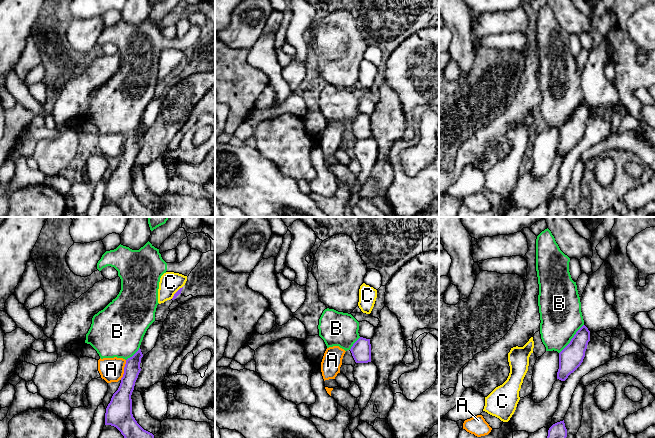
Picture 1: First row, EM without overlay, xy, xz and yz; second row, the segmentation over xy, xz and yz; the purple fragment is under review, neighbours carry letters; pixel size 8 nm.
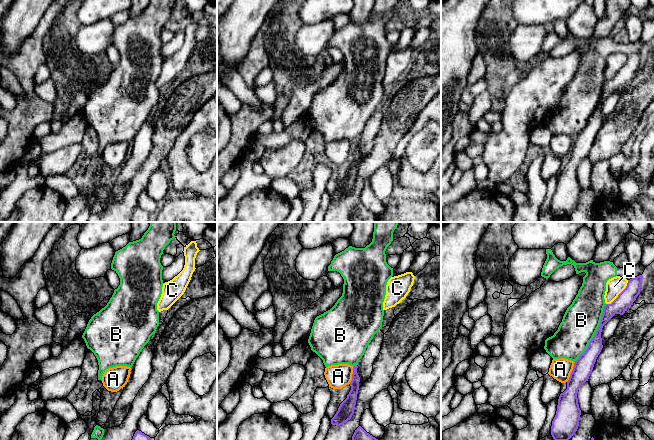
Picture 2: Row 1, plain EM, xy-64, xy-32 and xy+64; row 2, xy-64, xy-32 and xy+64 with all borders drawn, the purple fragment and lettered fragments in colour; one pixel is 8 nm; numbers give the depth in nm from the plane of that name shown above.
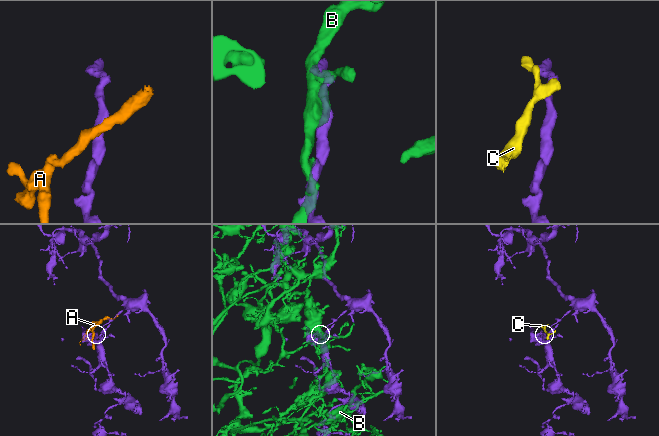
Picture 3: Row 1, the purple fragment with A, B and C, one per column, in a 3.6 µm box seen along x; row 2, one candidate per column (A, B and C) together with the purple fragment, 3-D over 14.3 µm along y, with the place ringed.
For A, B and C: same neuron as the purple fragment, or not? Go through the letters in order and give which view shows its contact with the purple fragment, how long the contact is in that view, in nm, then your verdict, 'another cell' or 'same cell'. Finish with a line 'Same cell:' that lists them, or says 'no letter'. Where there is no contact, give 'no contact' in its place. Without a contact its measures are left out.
A: xy | 170 nm | another cell
B: yz | 300 nm | another cell
C: xy | 140 nm | another cell
Same cell: no letter

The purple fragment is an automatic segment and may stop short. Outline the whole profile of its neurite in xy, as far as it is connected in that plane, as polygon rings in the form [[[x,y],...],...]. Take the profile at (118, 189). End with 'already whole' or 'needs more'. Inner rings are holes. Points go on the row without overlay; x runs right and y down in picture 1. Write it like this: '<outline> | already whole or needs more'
[[[141,125],[126,136],[124,150],[118,166],[113,170],[106,184],[105,201],[116,203],[126,217],[153,217],[154,211],[144,206],[132,190],[131,171],[141,147]]] | already whole

